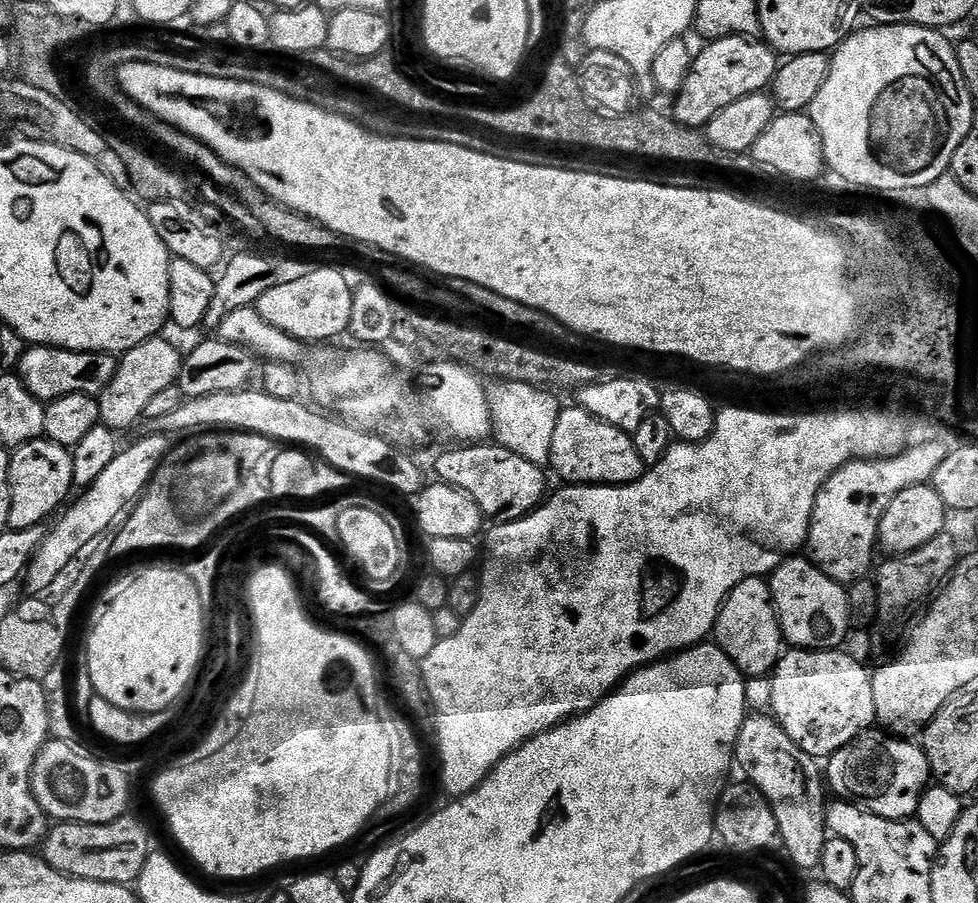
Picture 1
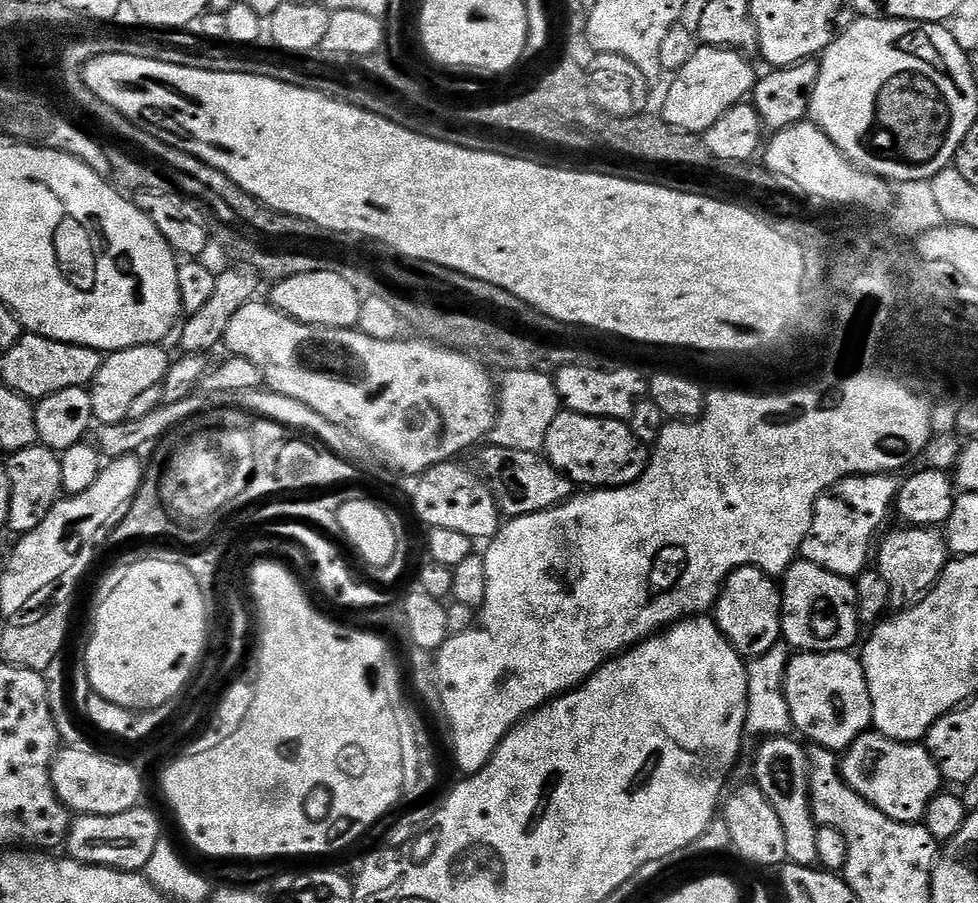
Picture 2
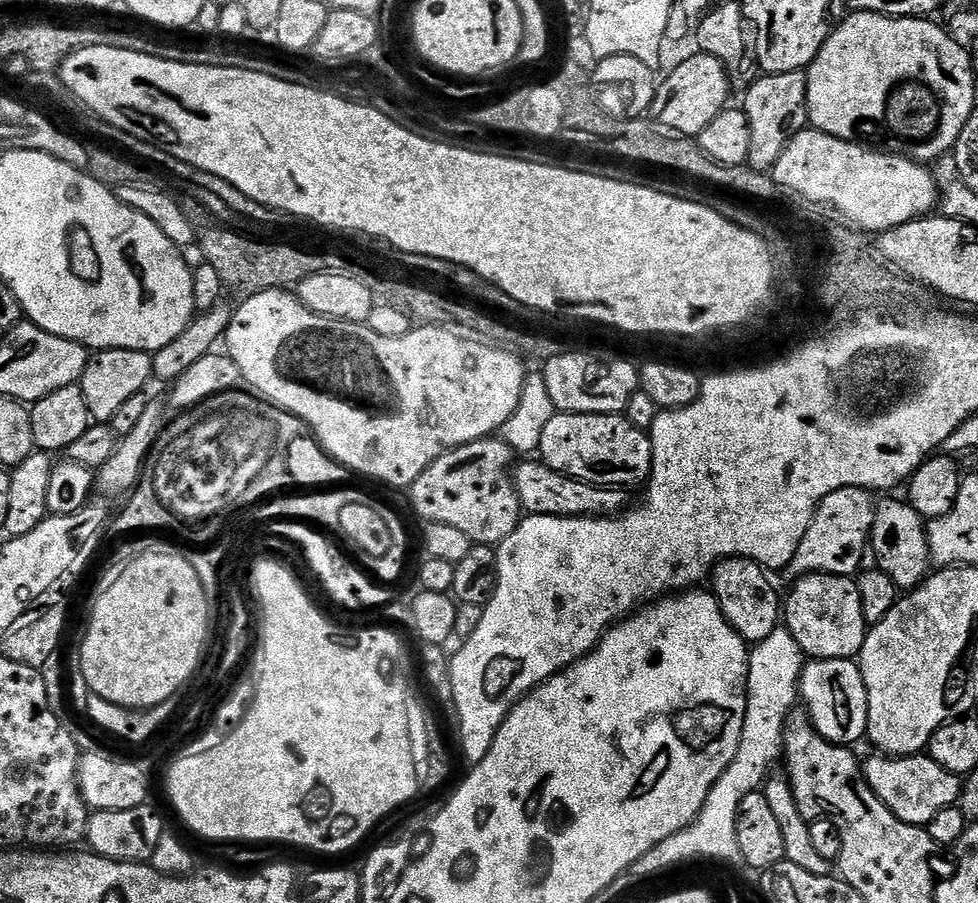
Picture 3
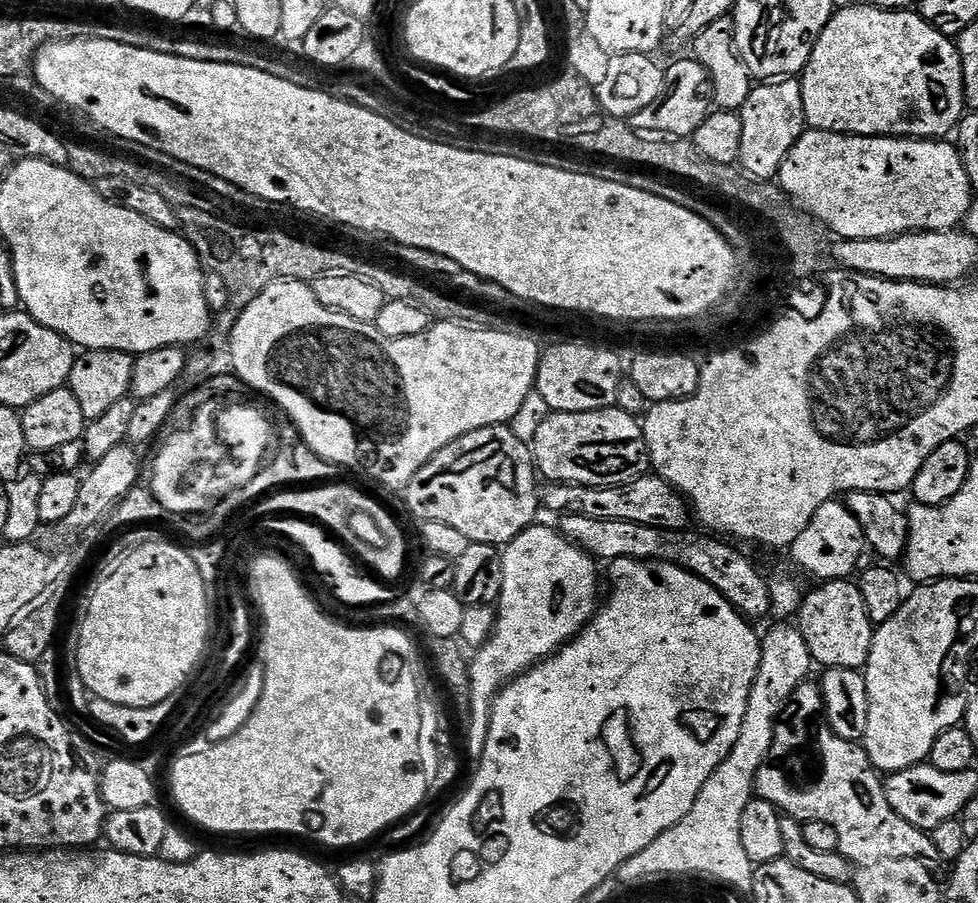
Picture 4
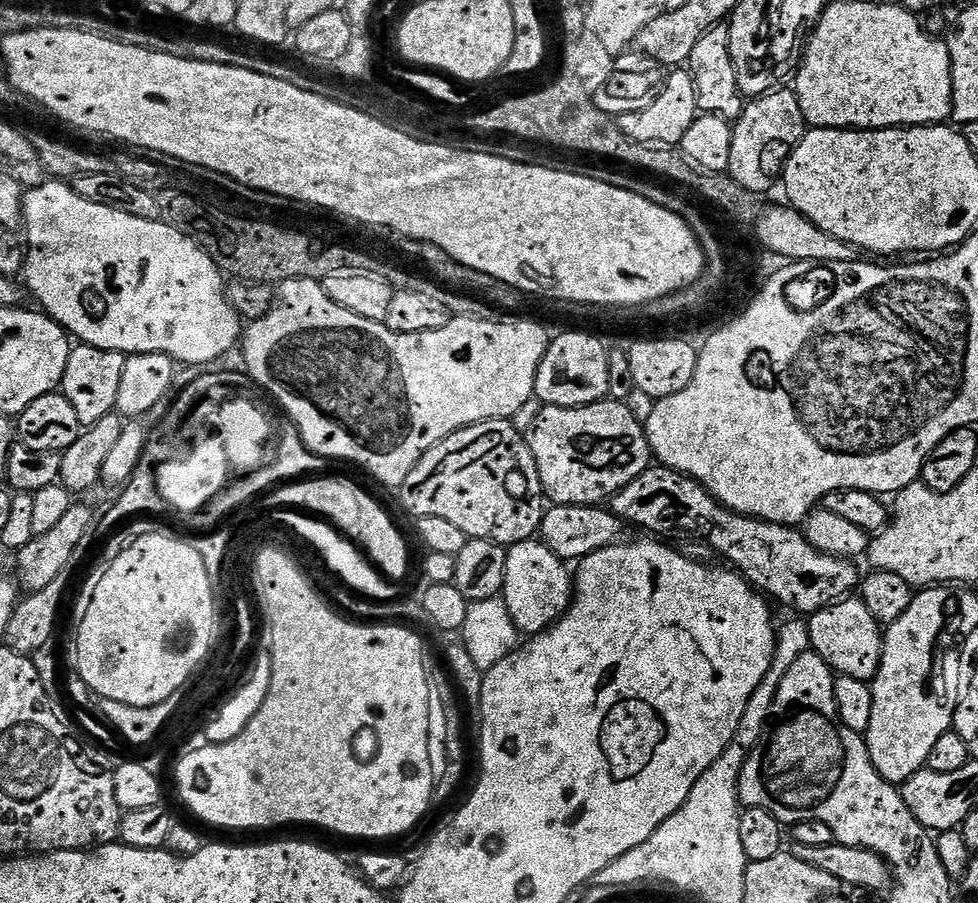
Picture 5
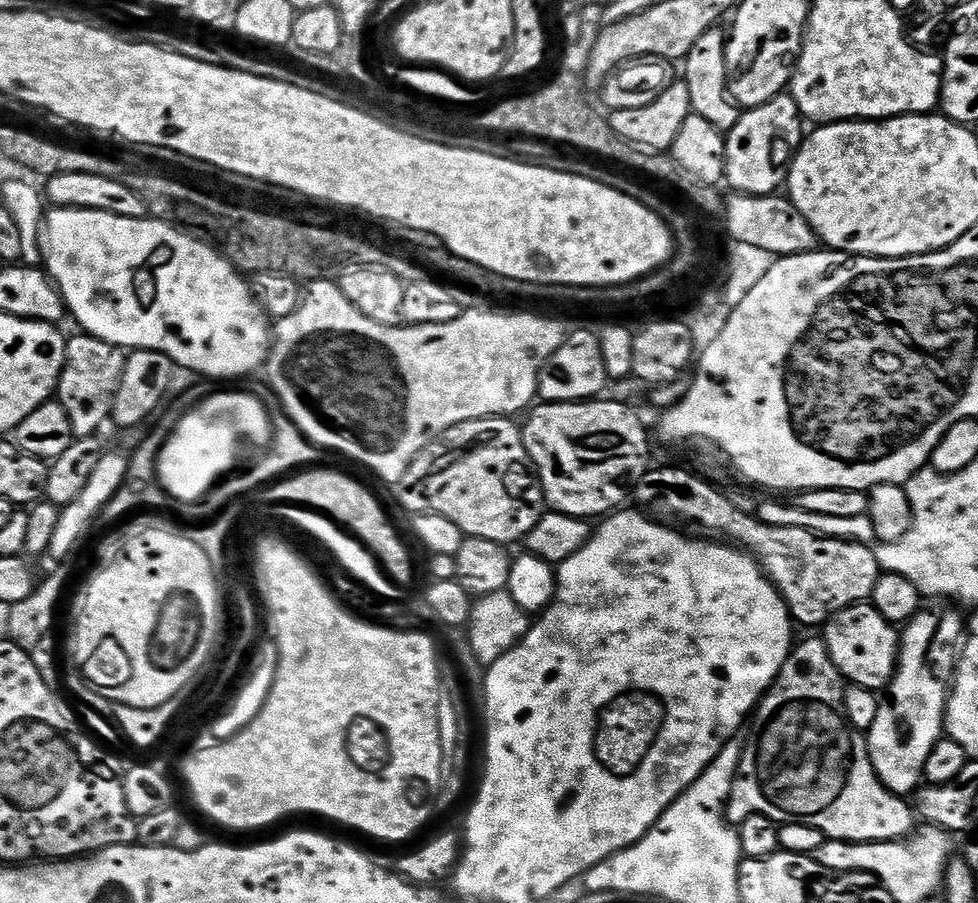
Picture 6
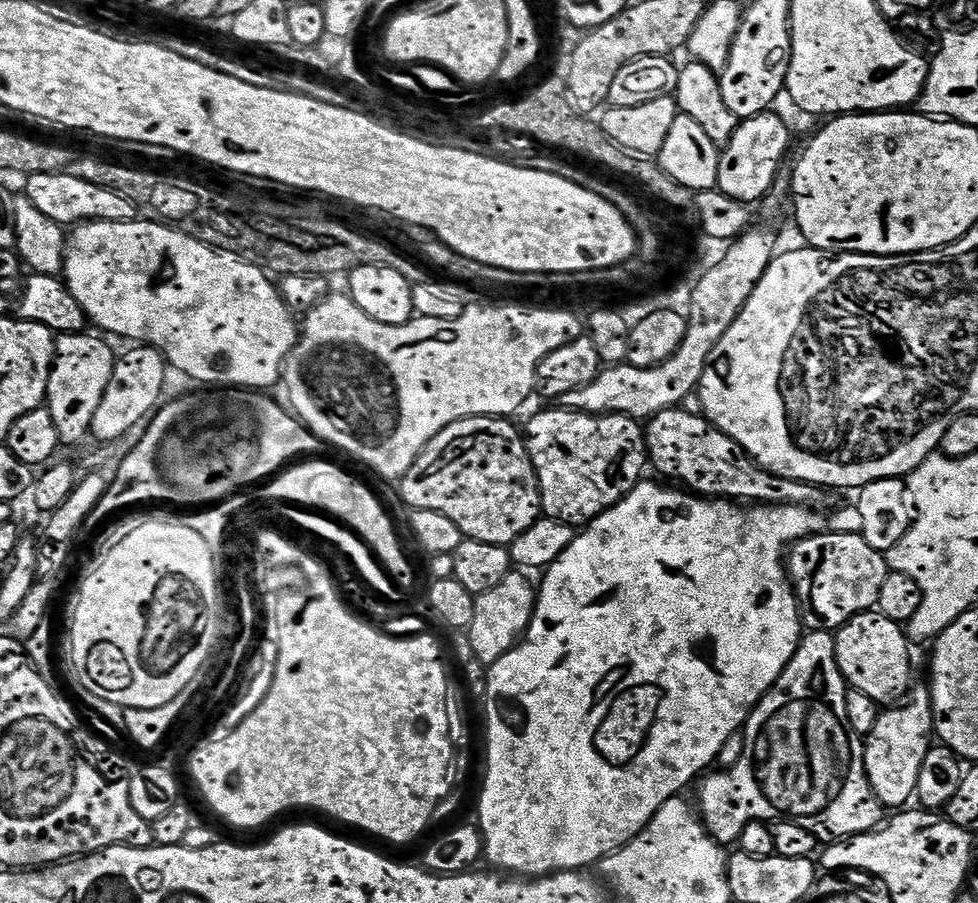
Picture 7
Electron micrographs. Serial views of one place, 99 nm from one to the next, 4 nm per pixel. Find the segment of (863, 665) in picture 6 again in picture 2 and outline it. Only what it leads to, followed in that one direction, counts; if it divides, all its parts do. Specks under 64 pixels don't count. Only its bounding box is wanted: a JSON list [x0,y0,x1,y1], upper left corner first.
[780,558,862,652]

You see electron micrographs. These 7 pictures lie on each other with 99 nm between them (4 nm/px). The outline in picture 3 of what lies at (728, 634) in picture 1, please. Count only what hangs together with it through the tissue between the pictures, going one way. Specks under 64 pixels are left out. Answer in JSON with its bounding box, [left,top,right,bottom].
[710,556,782,645]

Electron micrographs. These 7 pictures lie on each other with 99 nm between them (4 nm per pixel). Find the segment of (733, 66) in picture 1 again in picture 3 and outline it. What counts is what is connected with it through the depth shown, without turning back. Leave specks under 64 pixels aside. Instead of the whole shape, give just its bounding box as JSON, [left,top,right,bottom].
[650,51,730,138]

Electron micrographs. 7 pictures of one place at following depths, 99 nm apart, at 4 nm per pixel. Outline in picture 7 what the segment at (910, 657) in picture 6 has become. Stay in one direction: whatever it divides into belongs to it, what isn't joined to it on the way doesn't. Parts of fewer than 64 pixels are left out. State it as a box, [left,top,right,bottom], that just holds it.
[864,687,934,809]

